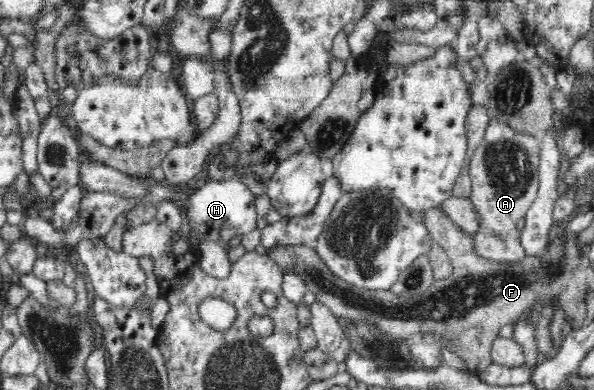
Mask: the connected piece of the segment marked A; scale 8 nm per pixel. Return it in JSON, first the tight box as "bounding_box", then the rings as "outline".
{"bounding_box":[470,119,540,260],"outline":[[[491,119],[482,142],[471,156],[470,200],[484,219],[482,232],[475,235],[477,249],[488,258],[516,260],[525,254],[520,244],[520,231],[516,226],[536,202],[540,192],[540,146],[540,139],[520,135],[501,120]]]}

